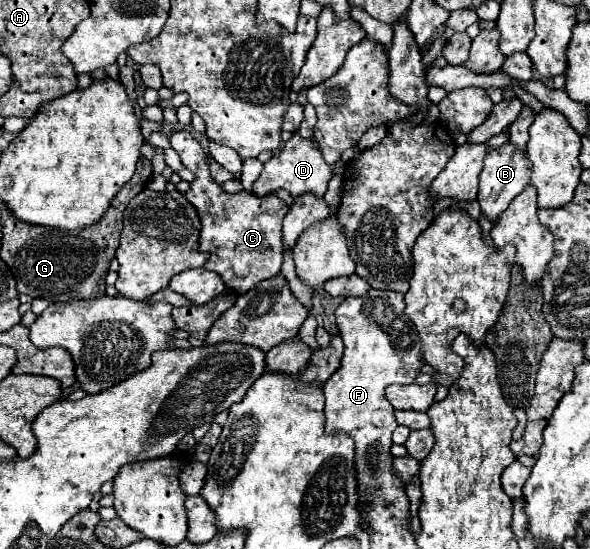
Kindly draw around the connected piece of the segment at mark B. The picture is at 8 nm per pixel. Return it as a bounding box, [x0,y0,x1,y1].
[477,143,531,223]

